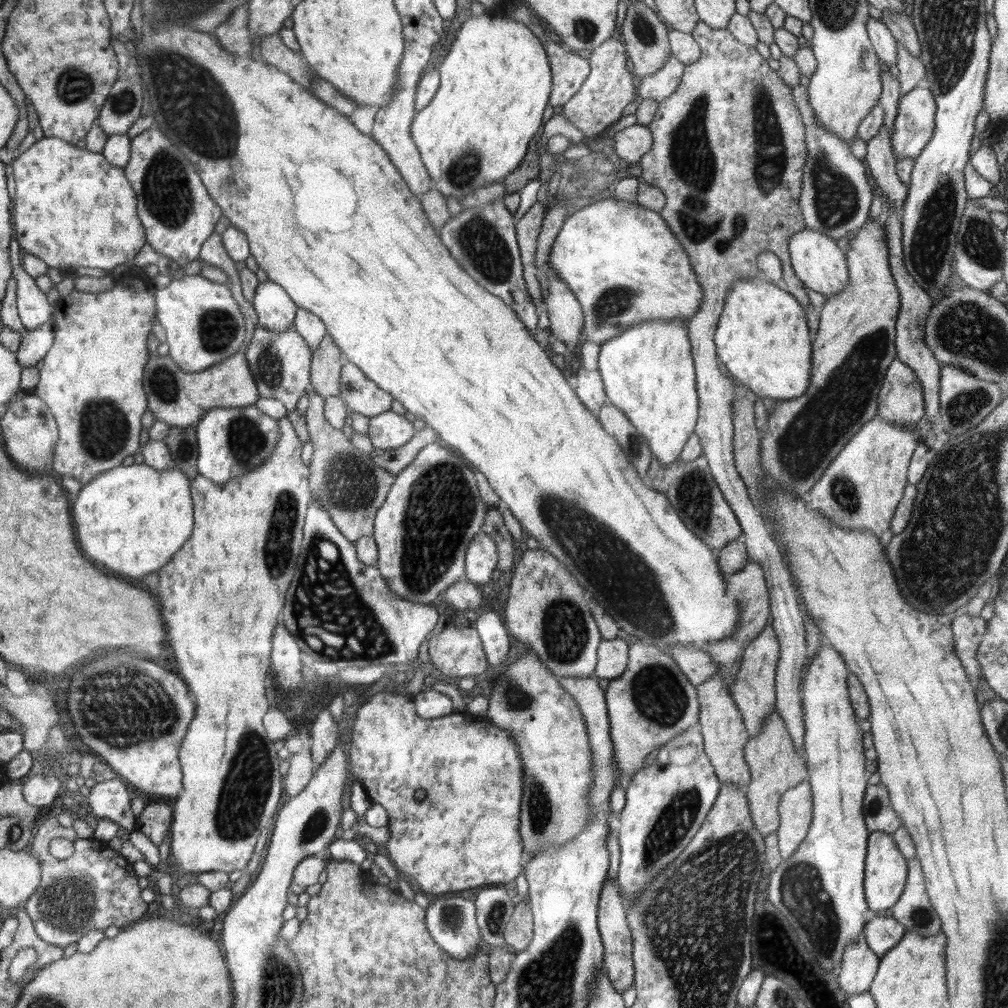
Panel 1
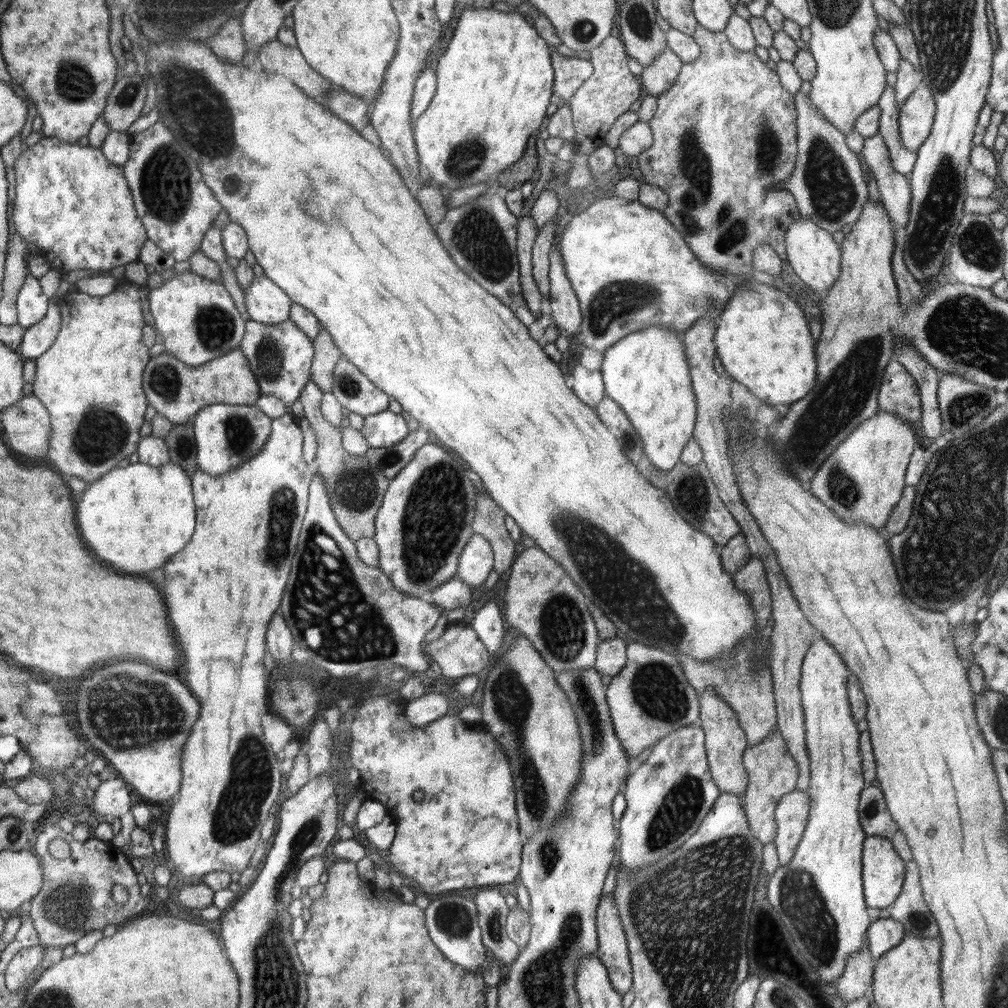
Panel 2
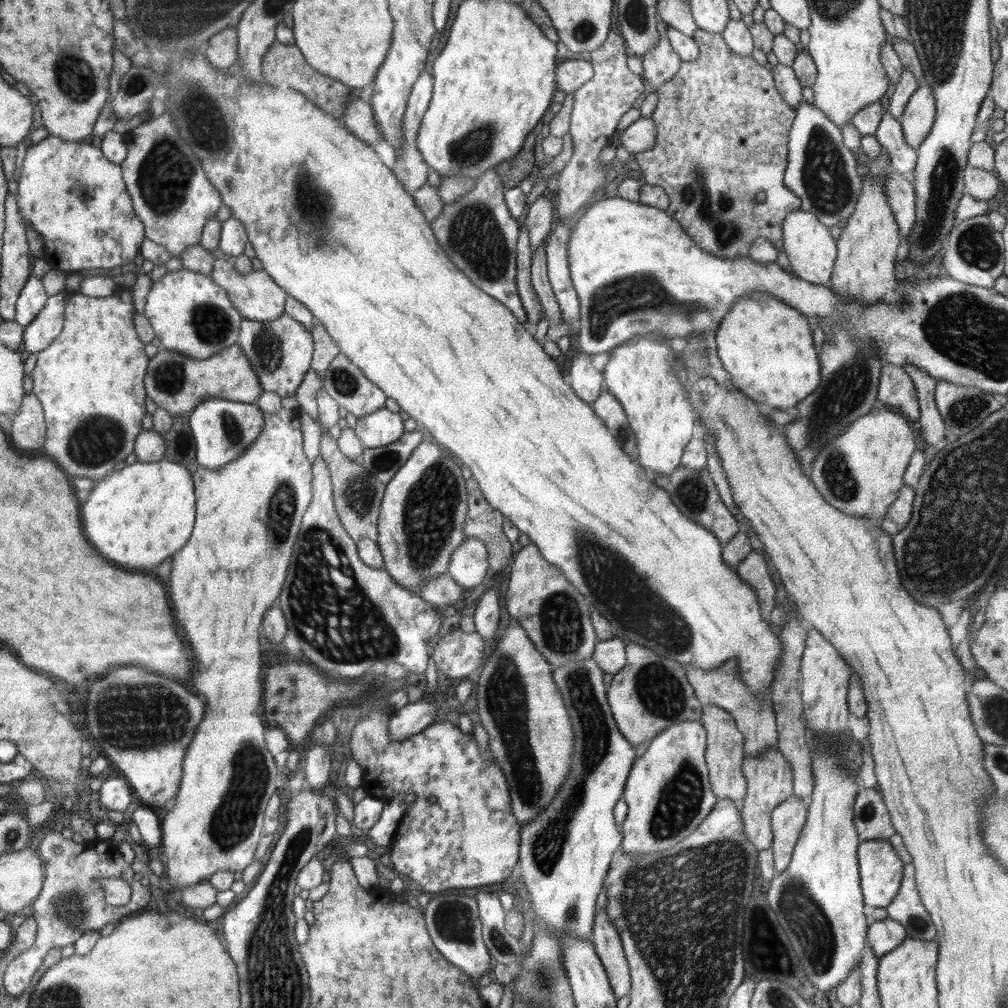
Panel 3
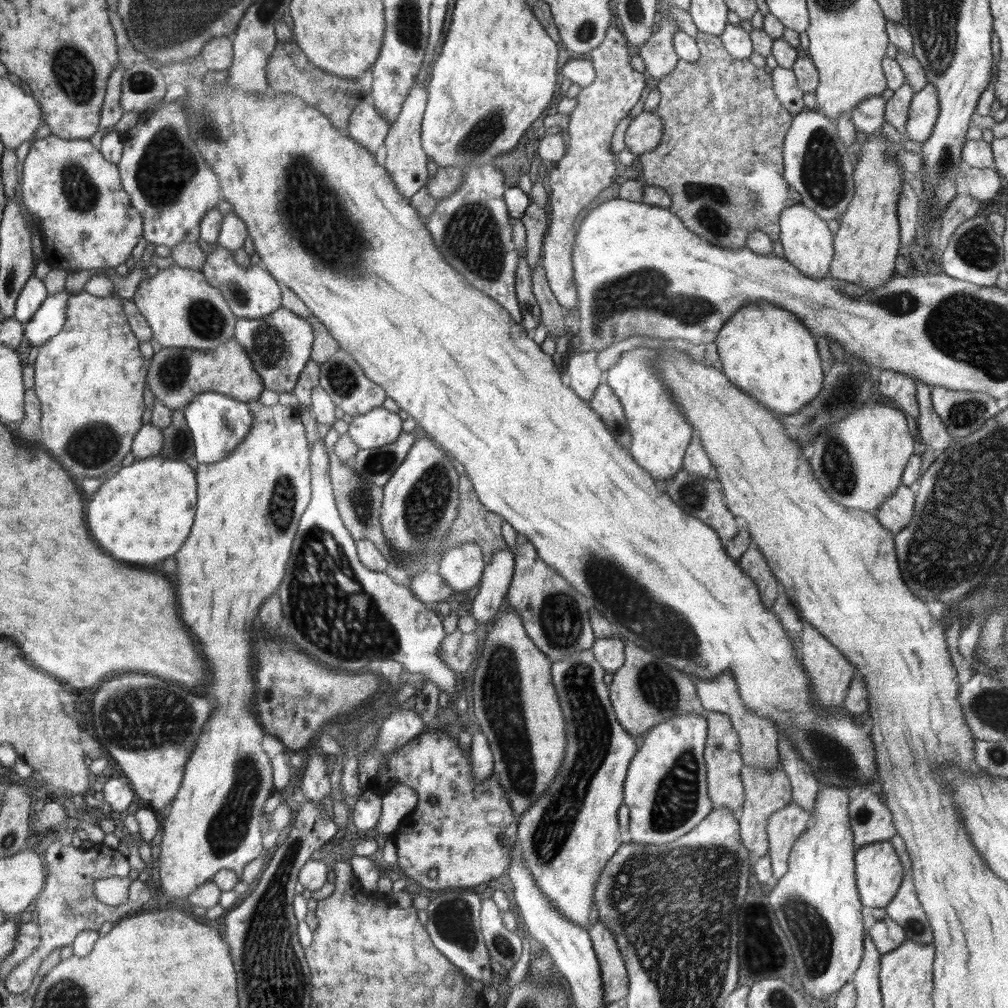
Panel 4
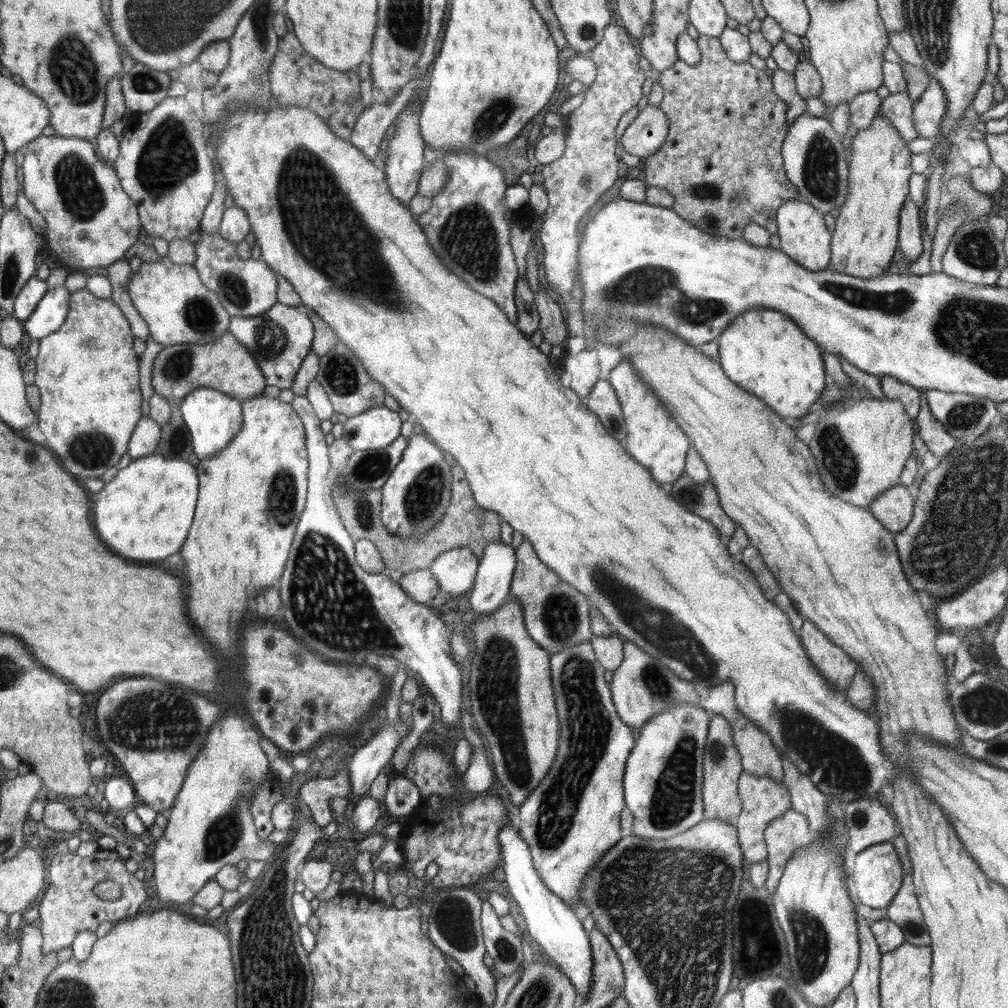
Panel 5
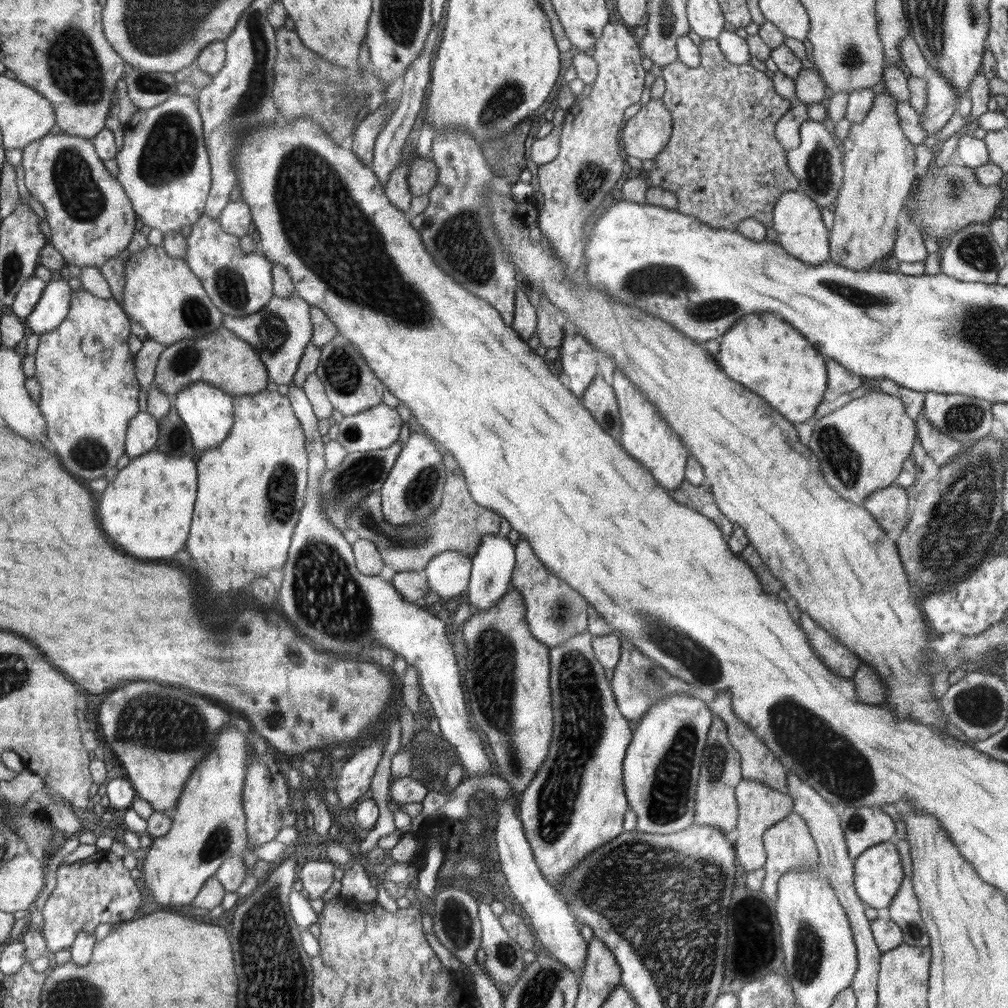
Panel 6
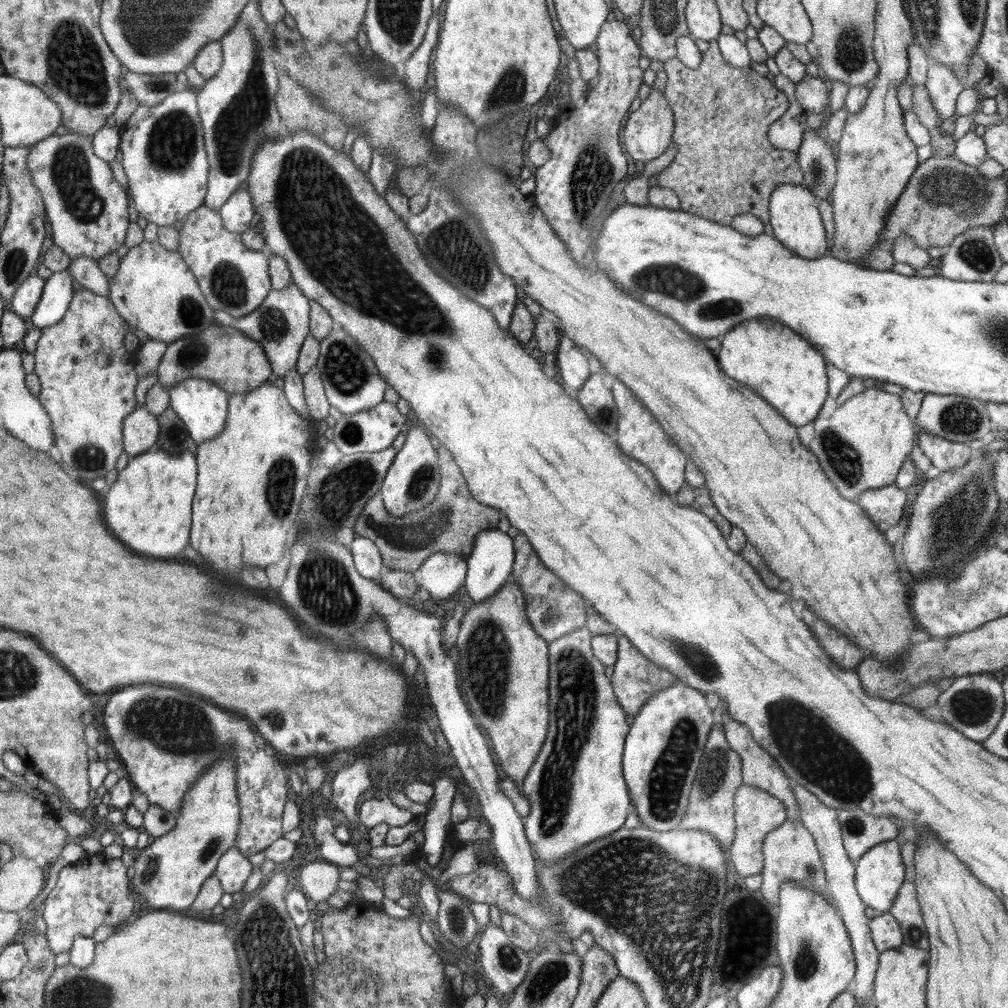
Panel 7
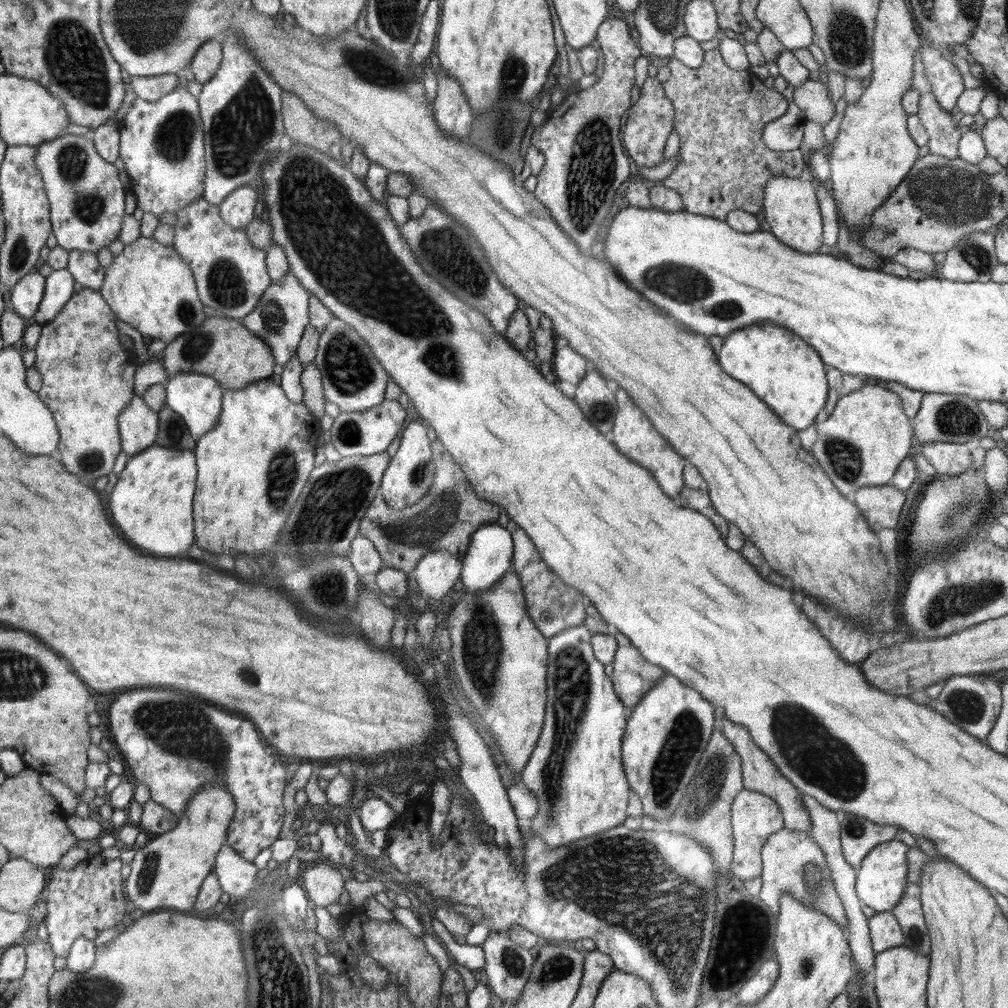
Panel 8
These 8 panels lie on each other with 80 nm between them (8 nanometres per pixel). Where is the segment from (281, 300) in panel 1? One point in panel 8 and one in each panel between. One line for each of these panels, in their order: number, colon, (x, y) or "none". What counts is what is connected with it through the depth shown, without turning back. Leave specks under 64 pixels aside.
2: (266, 303)
3: (255, 295)
4: (252, 292)
5: (245, 288)
6: (239, 284)
7: (235, 279)
8: (231, 275)

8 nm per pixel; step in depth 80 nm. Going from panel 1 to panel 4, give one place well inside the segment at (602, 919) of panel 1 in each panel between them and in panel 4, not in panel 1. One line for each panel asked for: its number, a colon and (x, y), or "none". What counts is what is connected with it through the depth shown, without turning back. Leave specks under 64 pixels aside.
2: (613, 951)
3: (608, 945)
4: (613, 971)

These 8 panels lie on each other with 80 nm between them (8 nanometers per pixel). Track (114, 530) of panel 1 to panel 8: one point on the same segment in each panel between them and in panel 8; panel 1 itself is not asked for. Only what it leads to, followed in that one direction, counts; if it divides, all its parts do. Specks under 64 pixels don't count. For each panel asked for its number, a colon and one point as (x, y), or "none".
2: (135, 517)
3: (138, 516)
4: (143, 514)
5: (145, 511)
6: (147, 510)
7: (148, 507)
8: (152, 502)

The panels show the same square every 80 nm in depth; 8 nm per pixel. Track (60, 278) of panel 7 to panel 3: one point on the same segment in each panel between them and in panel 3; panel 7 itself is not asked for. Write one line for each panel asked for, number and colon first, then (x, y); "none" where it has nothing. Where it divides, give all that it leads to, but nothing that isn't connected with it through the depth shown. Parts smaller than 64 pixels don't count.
3: (38, 335)
4: (48, 320)
5: (50, 313)
6: (53, 306)

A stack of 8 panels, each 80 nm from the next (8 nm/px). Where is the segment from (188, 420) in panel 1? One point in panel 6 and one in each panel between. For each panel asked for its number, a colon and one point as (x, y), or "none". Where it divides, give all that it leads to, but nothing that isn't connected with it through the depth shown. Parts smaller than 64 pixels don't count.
2: (177, 391)
3: (176, 383)
4: (175, 376)
5: (224, 364)
6: (223, 360)

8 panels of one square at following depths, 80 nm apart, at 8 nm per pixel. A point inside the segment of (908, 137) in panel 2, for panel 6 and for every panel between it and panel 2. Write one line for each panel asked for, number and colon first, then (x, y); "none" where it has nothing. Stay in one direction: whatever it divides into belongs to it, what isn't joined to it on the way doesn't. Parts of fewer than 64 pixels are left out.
3: (919, 115)
4: (924, 110)
5: (929, 113)
6: (942, 99)

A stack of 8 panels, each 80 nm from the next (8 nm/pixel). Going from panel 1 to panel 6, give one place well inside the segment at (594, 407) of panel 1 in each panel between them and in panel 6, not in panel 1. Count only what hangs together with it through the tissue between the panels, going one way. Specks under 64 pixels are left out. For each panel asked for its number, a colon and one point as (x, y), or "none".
2: (588, 385)
3: (587, 382)
4: (585, 375)
5: (584, 370)
6: (581, 369)

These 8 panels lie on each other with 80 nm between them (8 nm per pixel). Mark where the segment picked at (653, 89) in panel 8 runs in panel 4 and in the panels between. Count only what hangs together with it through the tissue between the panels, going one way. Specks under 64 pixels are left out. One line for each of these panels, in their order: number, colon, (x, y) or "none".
4: (643, 135)
5: (645, 136)
6: (646, 134)
7: (647, 132)

